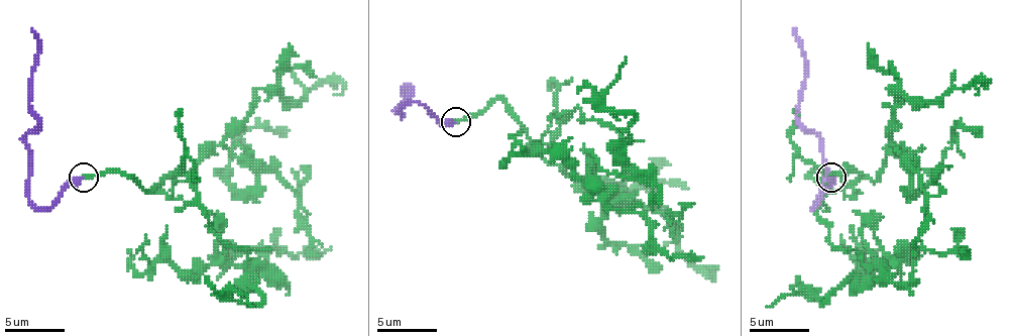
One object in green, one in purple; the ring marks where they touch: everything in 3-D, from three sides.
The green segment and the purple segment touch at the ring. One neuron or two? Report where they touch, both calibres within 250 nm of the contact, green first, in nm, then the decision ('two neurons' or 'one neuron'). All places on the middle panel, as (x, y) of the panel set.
place (456, 122); calibres 180 and 440 nm; one neuron

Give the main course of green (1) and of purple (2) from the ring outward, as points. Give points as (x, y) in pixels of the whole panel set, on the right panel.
1: (831, 178), (808, 175), (828, 190), (862, 178), (837, 172), (817, 211), (834, 246), (865, 264), (967, 246)
2: (831, 178), (811, 208), (820, 199), (825, 162), (820, 139), (796, 115), (805, 56), (793, 28)

